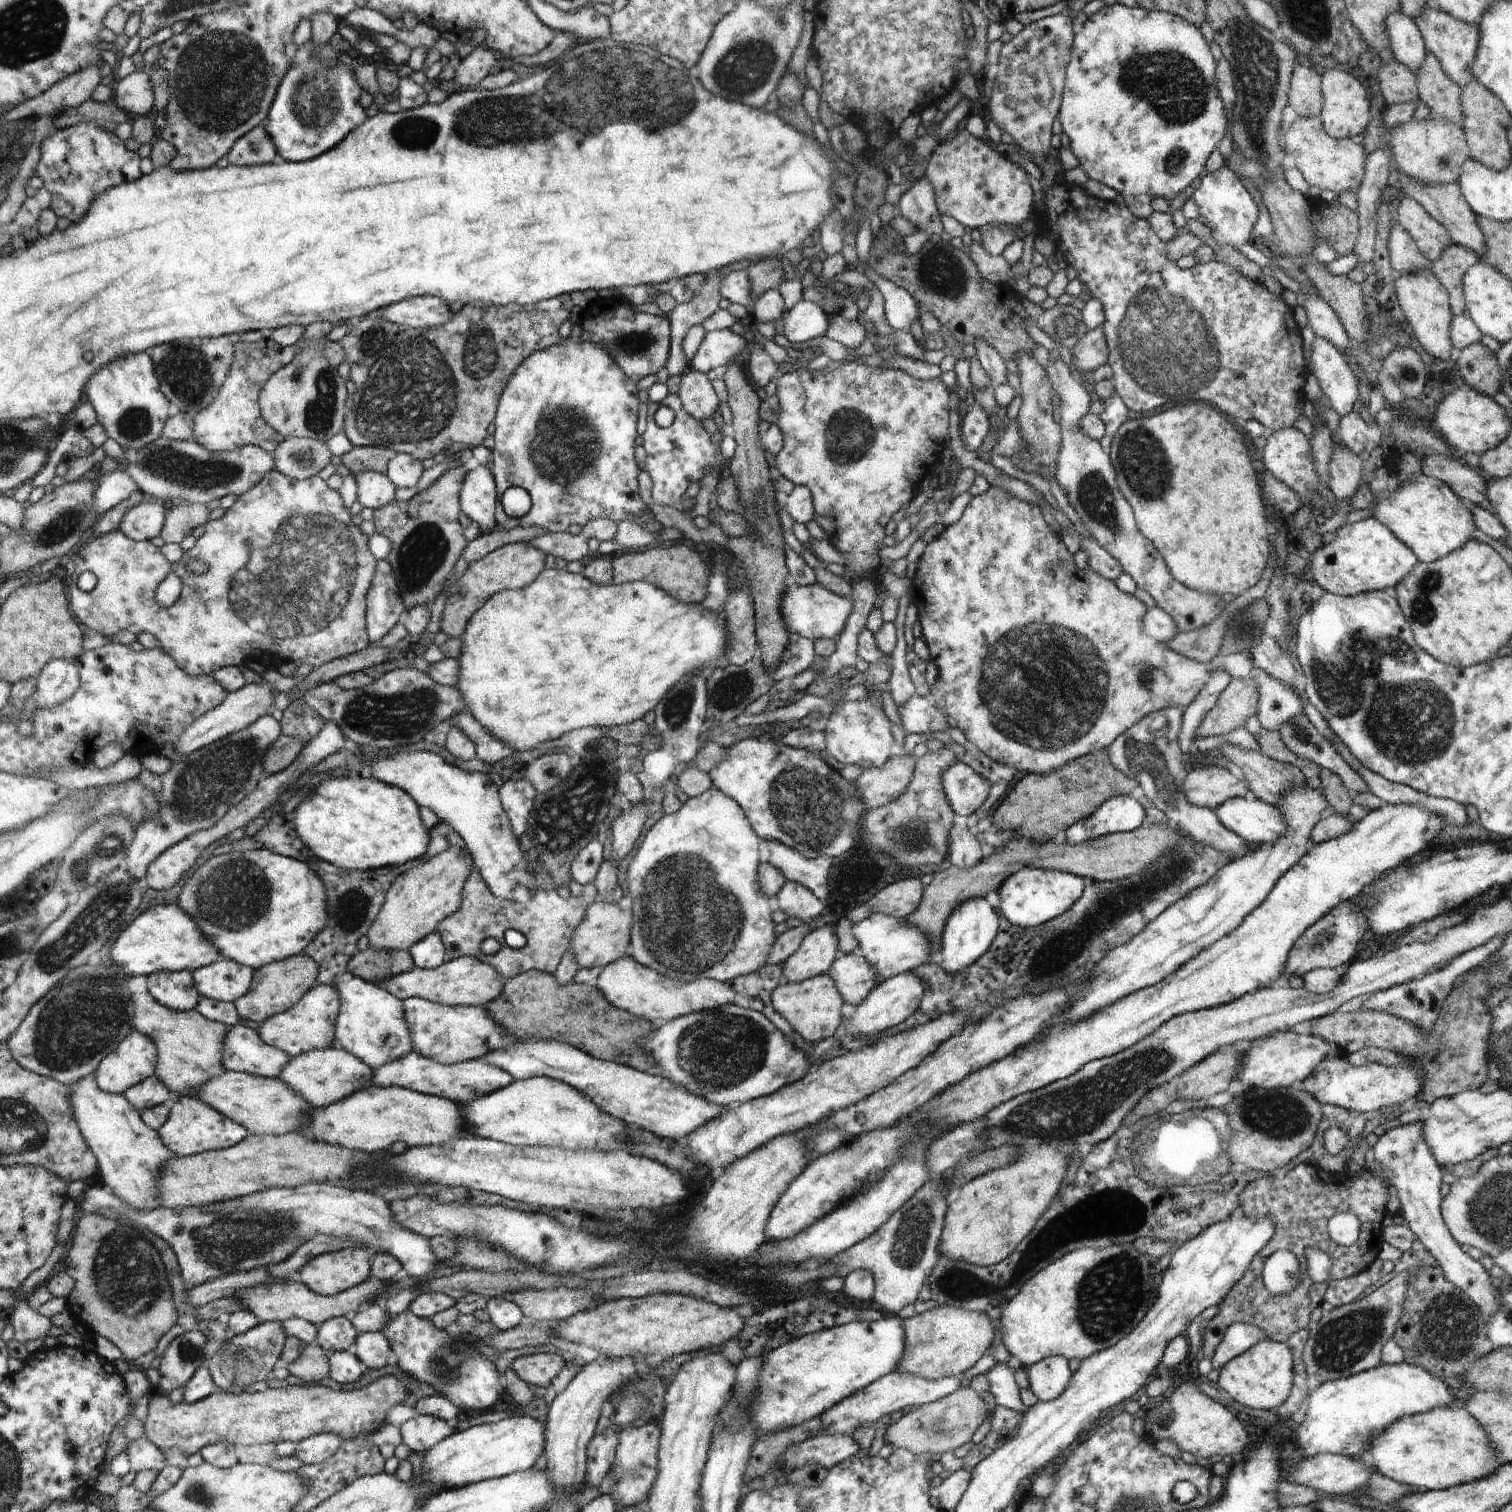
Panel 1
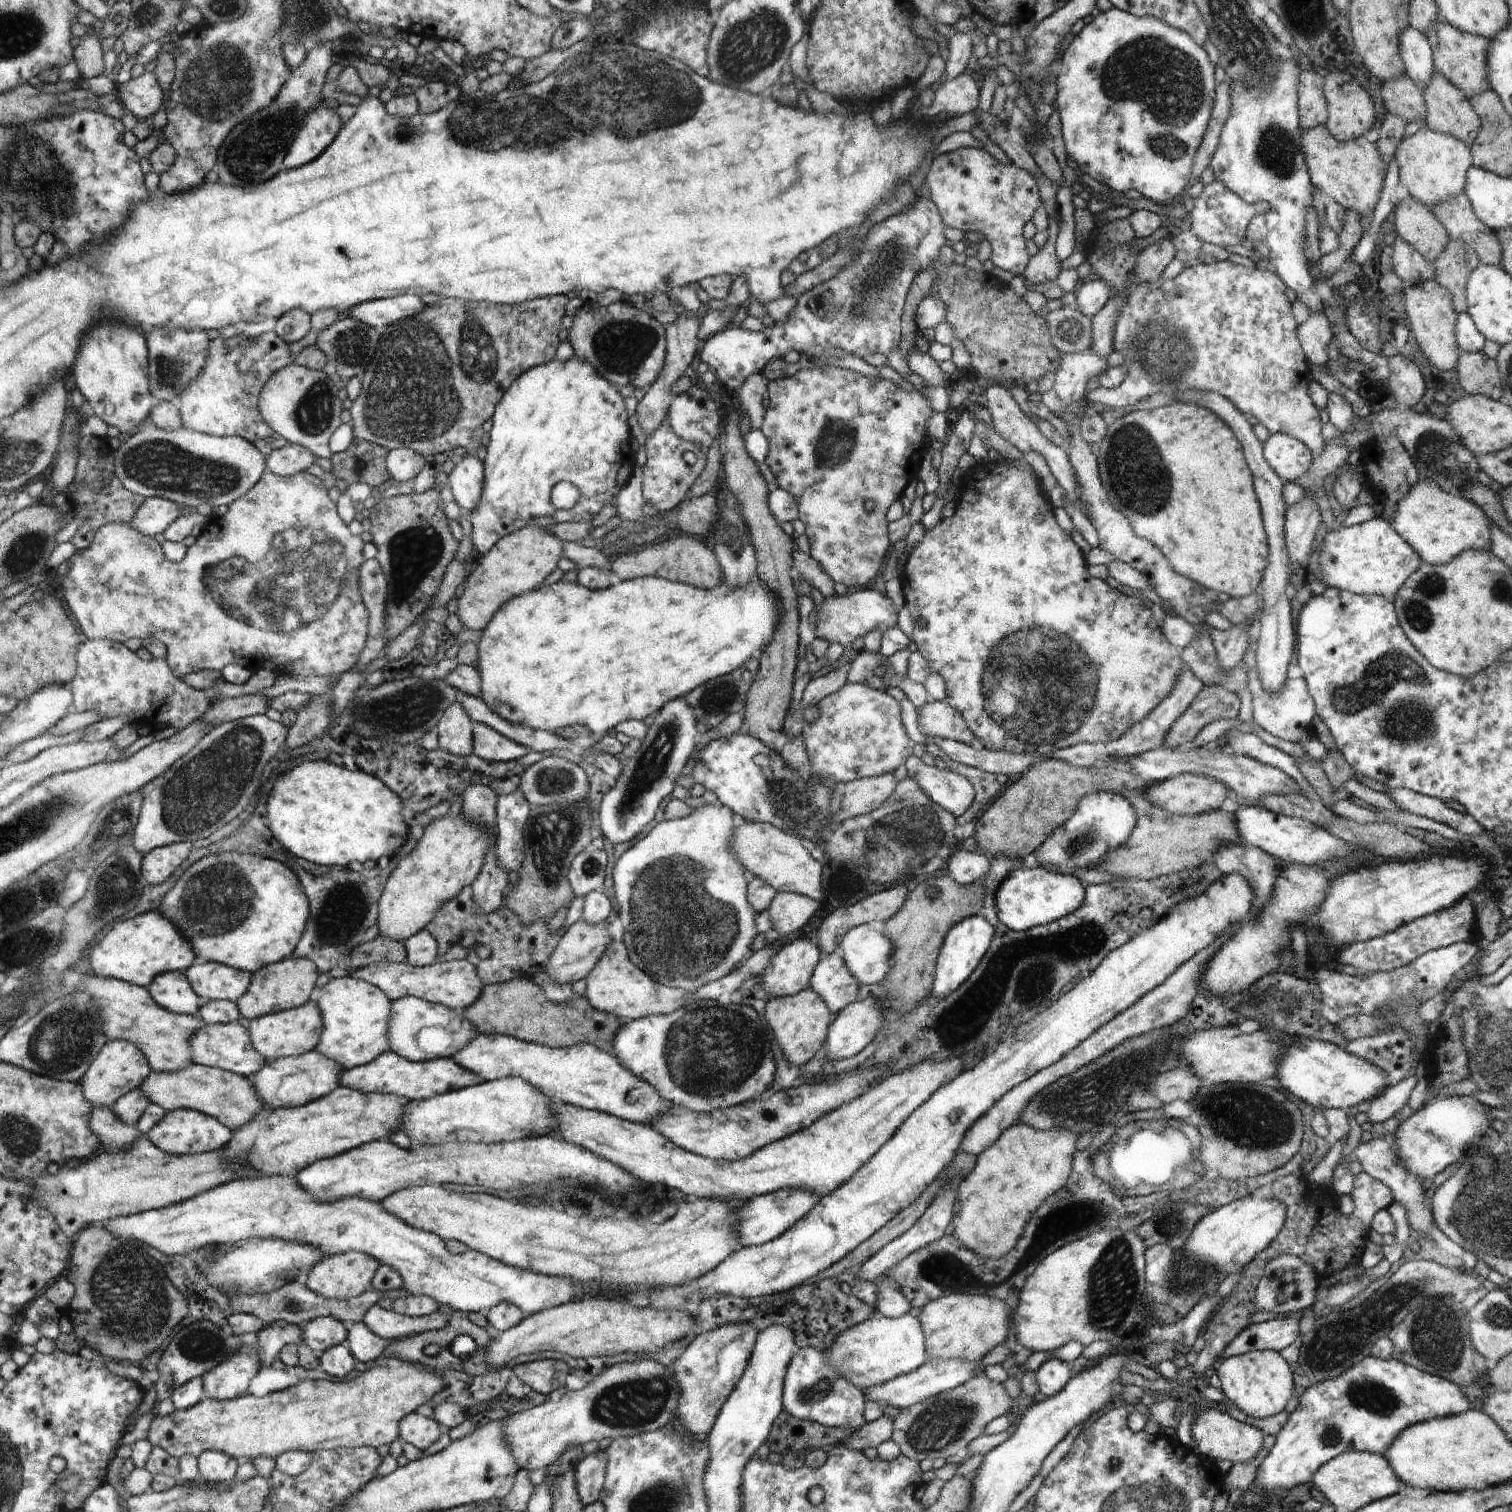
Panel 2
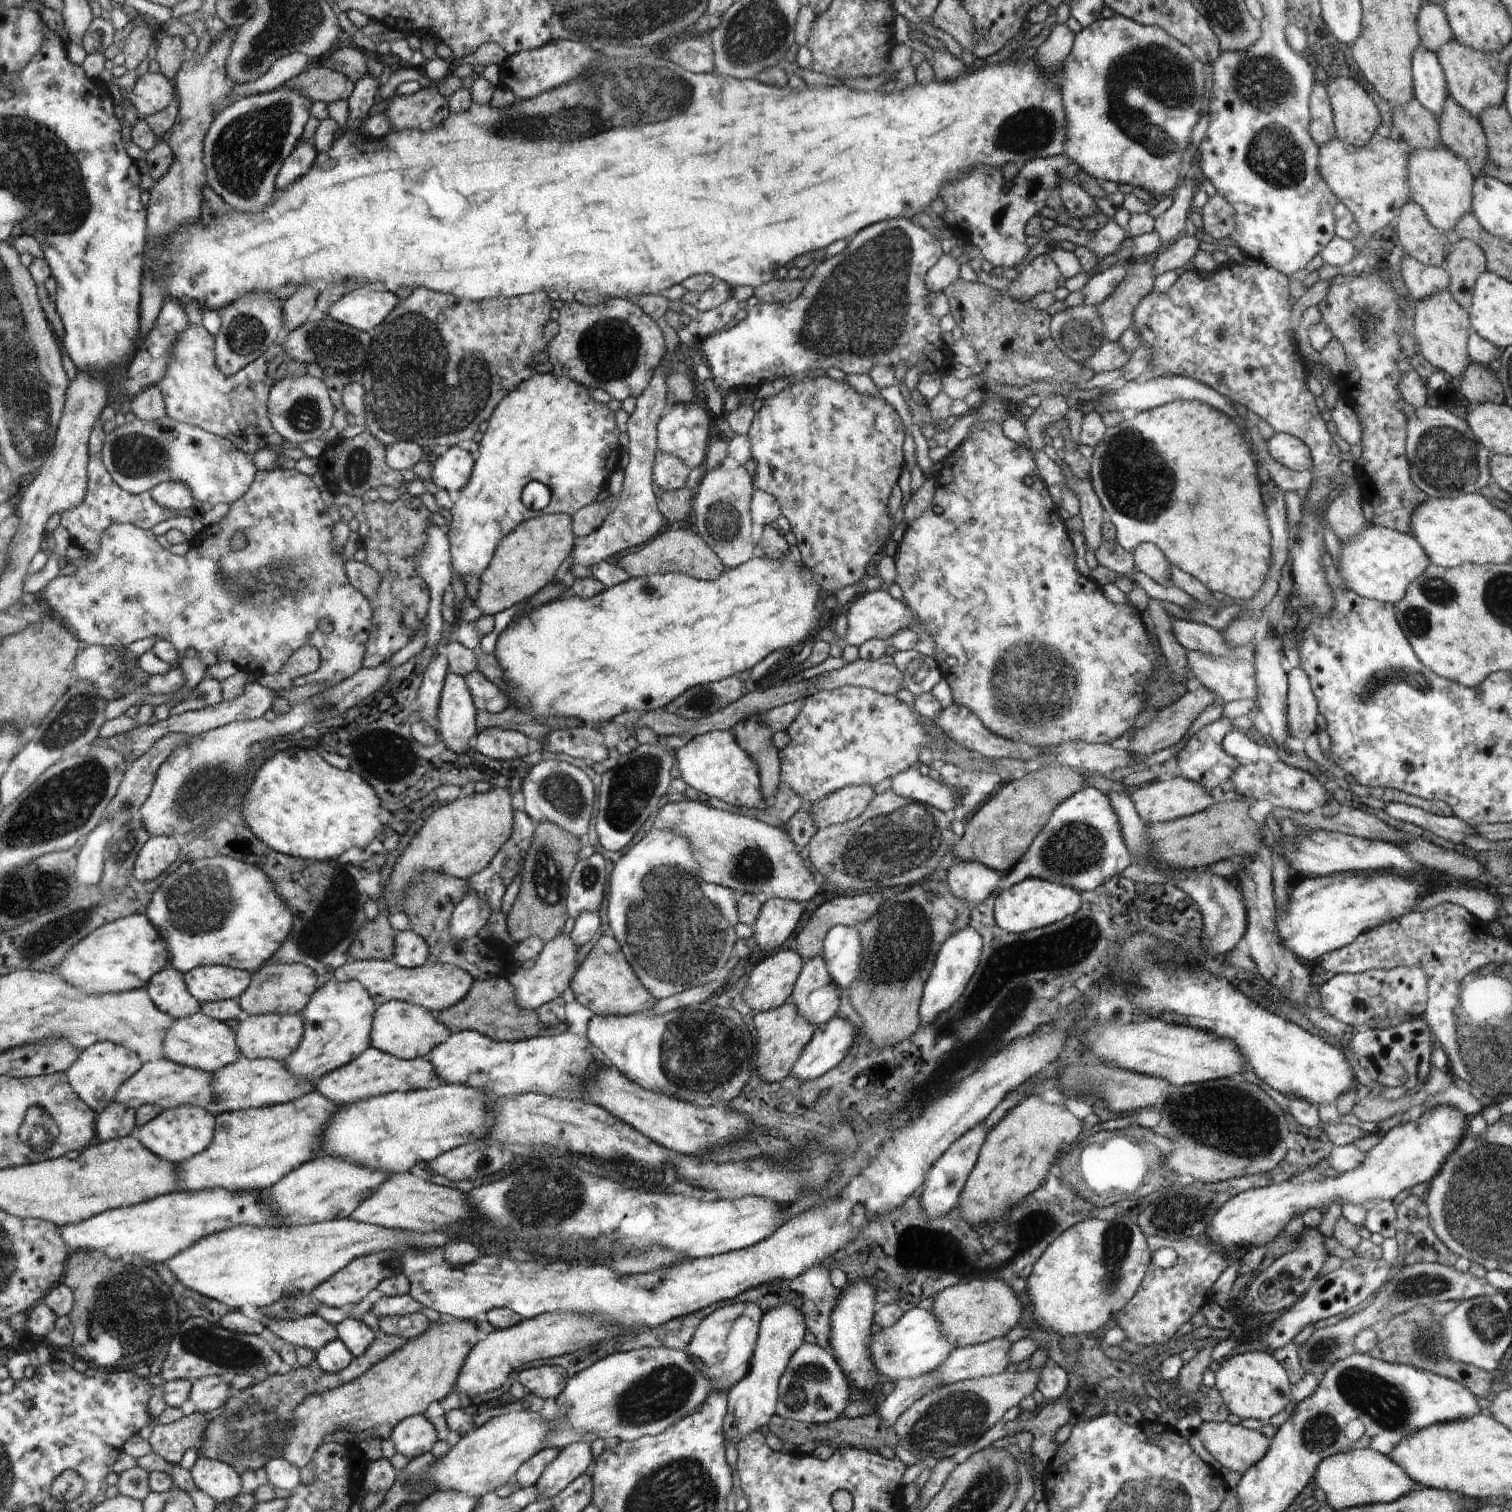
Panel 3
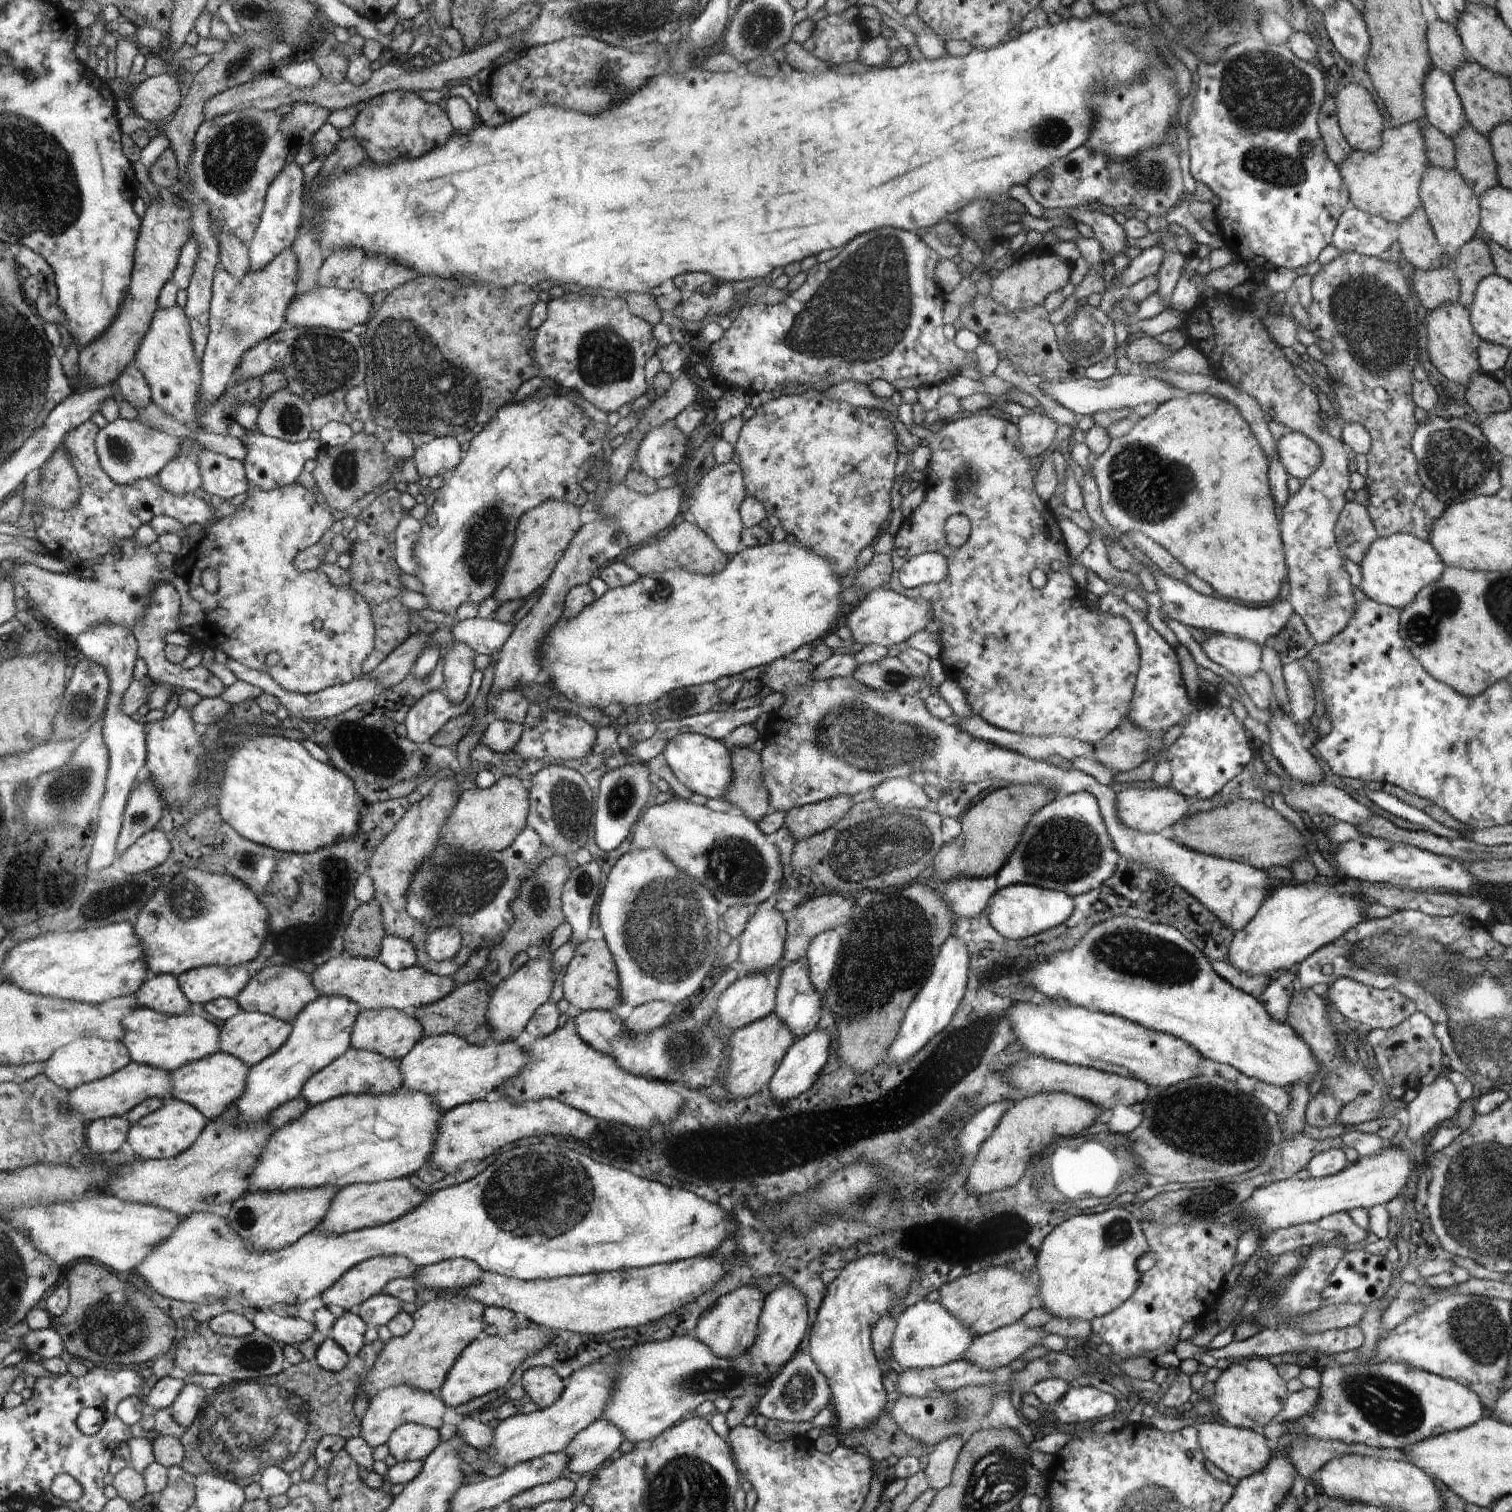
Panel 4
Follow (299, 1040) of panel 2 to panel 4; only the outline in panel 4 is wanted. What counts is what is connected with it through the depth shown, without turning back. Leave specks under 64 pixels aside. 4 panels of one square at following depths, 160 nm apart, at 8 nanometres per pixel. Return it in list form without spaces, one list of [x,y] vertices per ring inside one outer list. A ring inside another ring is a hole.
[[[260,1011],[237,1012],[225,1020],[222,1036],[222,1053],[228,1053],[243,1060],[248,1066],[262,1063],[270,1055],[274,1055],[291,1036],[292,1023],[261,1013]]]

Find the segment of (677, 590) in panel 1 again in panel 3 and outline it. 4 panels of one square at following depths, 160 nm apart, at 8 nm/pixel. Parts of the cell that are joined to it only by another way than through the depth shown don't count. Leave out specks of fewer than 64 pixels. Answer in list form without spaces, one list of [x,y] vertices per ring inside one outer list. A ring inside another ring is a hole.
[[[676,525],[668,532],[654,536],[638,552],[623,555],[617,565],[626,571],[630,579],[652,573],[683,573],[696,579],[715,581],[722,574],[719,555],[712,548],[708,548],[703,537],[690,529],[686,530],[683,525]]]

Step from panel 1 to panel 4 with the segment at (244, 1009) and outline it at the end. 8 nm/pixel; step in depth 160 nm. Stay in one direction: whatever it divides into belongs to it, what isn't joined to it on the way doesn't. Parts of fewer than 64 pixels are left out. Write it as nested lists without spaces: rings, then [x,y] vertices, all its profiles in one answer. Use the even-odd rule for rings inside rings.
[[[276,965],[264,967],[258,974],[251,977],[250,982],[236,1000],[244,1011],[260,1011],[292,1023],[298,1018],[303,1008],[314,1003],[321,994],[311,980],[311,976],[302,969]]]

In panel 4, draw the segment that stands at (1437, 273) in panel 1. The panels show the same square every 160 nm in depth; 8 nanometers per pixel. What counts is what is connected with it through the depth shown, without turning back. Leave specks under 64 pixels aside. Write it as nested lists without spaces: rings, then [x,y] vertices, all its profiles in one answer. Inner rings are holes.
[[[1474,236],[1459,248],[1451,267],[1459,282],[1457,302],[1469,309],[1481,280],[1496,274],[1491,250],[1483,238]]]

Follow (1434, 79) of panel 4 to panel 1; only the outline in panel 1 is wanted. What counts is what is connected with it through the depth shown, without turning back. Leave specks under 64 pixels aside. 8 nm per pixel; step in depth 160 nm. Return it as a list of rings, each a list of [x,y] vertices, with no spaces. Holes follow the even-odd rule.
[[[1400,10],[1387,14],[1385,27],[1389,34],[1390,55],[1417,74],[1427,48],[1416,23]]]

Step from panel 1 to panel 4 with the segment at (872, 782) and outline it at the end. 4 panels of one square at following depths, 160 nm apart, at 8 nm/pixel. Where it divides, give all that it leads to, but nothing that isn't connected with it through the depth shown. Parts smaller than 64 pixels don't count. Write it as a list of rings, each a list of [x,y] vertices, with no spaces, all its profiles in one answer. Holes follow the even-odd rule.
[[[842,795],[819,803],[791,808],[785,814],[785,824],[792,836],[801,841],[834,826],[852,805],[852,797]]]

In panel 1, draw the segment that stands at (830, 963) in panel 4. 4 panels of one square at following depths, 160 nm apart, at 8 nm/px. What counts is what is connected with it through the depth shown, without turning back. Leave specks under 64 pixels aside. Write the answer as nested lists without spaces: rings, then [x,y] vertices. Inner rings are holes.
[[[875,913],[854,925],[854,935],[859,941],[858,953],[881,974],[882,979],[913,971],[933,959],[931,940],[918,927],[906,922],[906,919],[898,921],[893,916]]]

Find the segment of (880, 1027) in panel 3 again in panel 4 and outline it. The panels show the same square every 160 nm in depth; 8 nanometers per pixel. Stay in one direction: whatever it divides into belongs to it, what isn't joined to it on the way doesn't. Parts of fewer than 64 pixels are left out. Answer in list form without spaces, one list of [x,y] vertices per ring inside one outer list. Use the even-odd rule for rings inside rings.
[[[927,885],[893,888],[874,893],[874,900],[857,907],[854,916],[836,930],[842,937],[841,960],[824,1002],[836,1015],[840,1032],[837,1055],[844,1067],[871,1071],[883,1062],[898,1034],[906,1009],[932,972],[938,948],[952,936],[952,914]]]

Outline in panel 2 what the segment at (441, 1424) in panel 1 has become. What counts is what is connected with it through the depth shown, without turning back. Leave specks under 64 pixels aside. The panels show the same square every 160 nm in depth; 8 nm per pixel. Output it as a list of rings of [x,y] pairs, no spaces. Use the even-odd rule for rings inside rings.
[[[414,1412],[400,1422],[399,1432],[399,1437],[404,1442],[423,1451],[435,1443],[447,1430],[434,1418],[423,1417]]]

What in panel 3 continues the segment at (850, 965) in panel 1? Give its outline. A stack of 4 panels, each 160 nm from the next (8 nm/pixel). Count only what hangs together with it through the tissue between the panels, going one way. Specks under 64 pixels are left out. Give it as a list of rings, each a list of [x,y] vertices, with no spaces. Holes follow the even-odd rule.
[[[822,955],[803,964],[790,1000],[818,1027],[836,1014],[841,1003],[840,987],[832,980]]]

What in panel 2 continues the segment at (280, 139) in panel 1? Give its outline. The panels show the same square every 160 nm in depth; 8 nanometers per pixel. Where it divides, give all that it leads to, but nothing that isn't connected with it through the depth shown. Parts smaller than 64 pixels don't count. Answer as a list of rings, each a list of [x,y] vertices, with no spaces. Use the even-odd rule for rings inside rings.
[[[325,101],[304,115],[303,124],[290,144],[287,158],[283,160],[284,170],[304,167],[322,155],[338,138],[342,126],[336,108],[327,106]]]

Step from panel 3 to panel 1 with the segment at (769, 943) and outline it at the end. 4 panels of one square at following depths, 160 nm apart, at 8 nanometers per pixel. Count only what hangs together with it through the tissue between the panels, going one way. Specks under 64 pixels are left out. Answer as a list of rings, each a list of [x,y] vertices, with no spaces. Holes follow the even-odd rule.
[[[787,880],[775,898],[777,906],[782,912],[786,912],[789,917],[796,916],[804,923],[810,918],[816,918],[824,908],[824,904],[811,889],[794,881]]]

